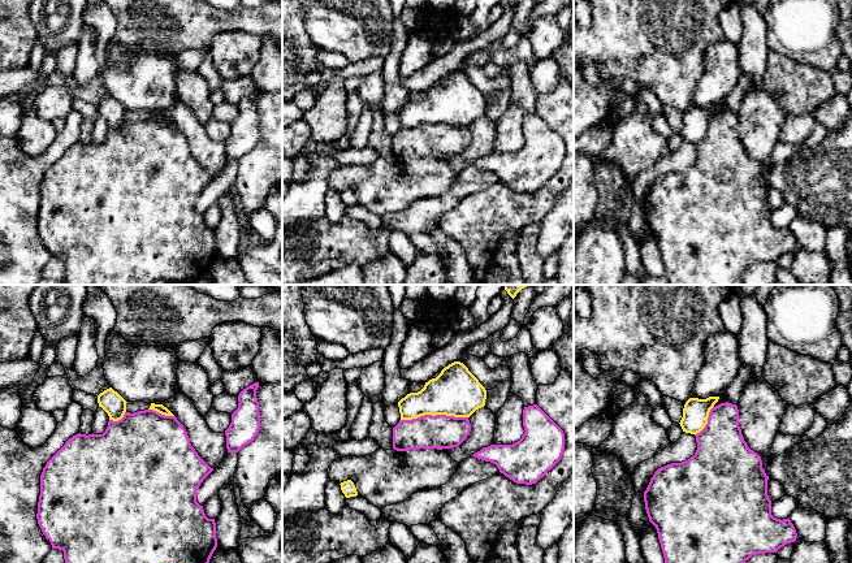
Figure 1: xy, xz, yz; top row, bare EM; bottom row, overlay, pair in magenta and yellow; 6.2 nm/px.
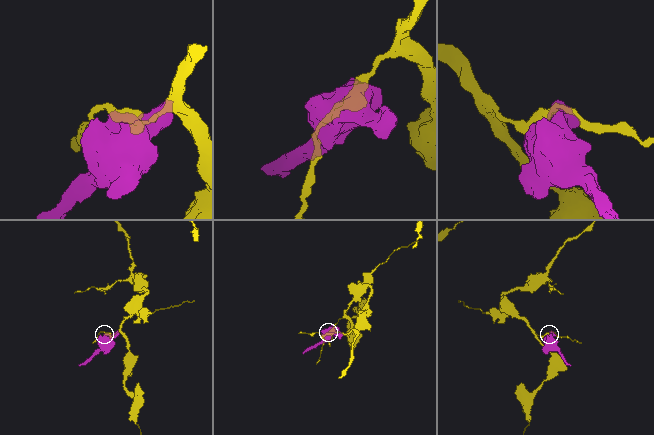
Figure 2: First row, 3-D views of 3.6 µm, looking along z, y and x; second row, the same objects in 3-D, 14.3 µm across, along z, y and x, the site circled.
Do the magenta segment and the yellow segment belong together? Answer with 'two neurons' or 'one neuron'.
two neurons

